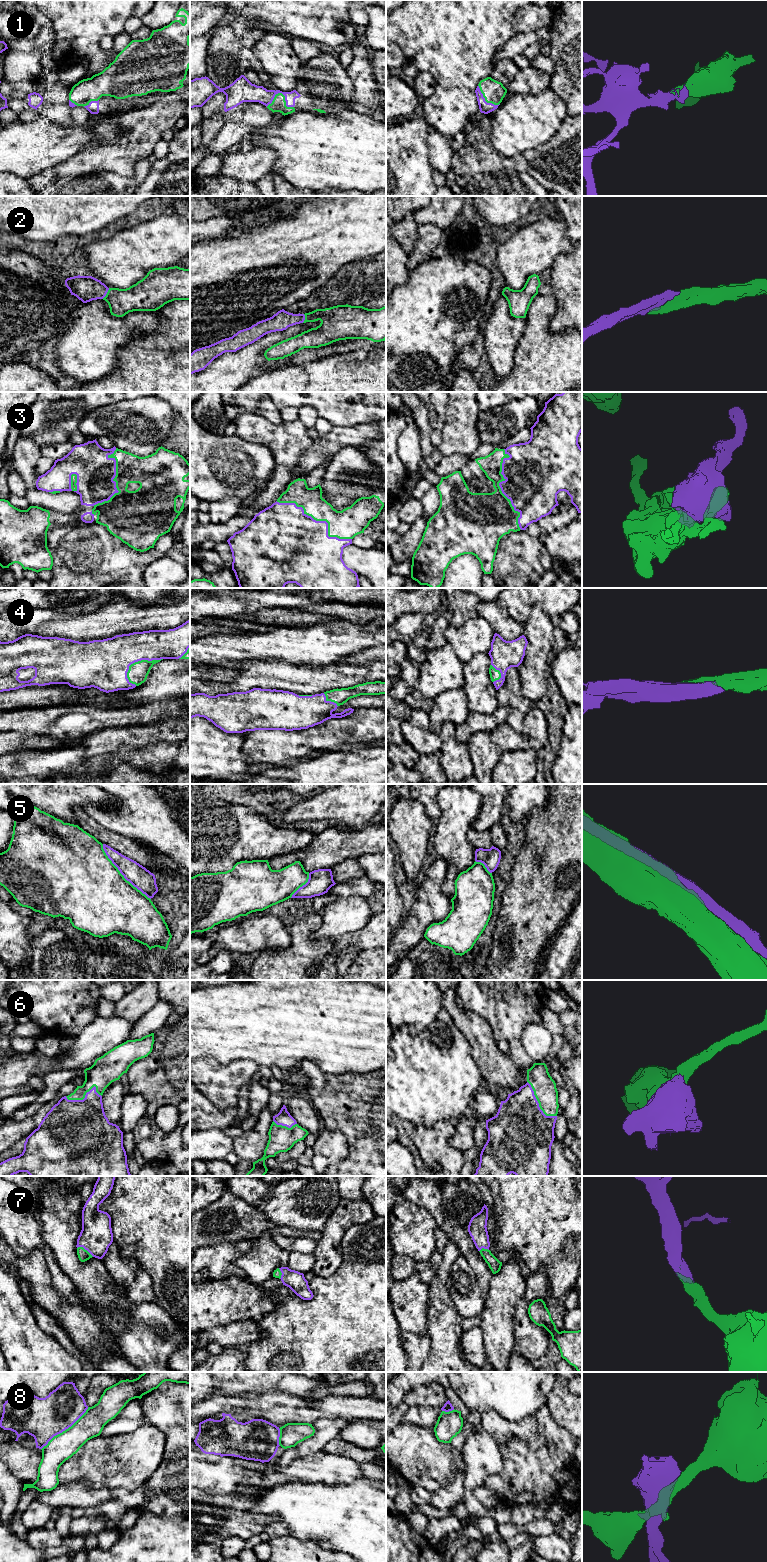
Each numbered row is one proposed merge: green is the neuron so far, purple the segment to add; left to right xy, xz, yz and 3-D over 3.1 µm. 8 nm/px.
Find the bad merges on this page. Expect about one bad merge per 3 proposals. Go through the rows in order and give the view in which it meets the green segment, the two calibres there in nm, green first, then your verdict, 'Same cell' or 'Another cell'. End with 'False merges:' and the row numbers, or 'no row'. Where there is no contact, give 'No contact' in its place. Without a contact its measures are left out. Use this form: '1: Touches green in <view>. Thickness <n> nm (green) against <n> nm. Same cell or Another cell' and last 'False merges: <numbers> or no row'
1: Touches green in xz. Thickness 120 nm (green) against 140 nm. Same cell
2: Touches green in xy. Thickness 220 nm (green) against 200 nm. Same cell
3: Touches green in yz. Thickness 380 nm (green) against 420 nm. Same cell
4: Touches green in xy. Thickness 160 nm (green) against 360 nm. Same cell
5: Touches green in xy. Thickness 500 nm (green) against 170 nm. Another cell
6: Touches green in yz. Thickness 190 nm (green) against 440 nm. Same cell
7: Touches green in xy. Thickness 90 nm (green) against 260 nm. Same cell
8: Touches green in xy. Thickness 220 nm (green) against 340 nm. Another cell
False merges: 5, 8

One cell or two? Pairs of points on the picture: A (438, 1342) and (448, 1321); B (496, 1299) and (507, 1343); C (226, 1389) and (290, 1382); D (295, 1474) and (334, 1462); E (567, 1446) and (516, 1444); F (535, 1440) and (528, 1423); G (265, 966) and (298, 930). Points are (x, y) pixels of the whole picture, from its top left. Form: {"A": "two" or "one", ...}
{"A": "one", "B": "one", "C": "one", "D": "one", "E": "one", "F": "one", "G": "one"}

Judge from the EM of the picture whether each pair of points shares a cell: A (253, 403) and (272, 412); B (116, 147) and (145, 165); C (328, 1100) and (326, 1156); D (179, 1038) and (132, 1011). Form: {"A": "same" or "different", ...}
{"A": "same", "B": "different", "C": "different", "D": "different"}

